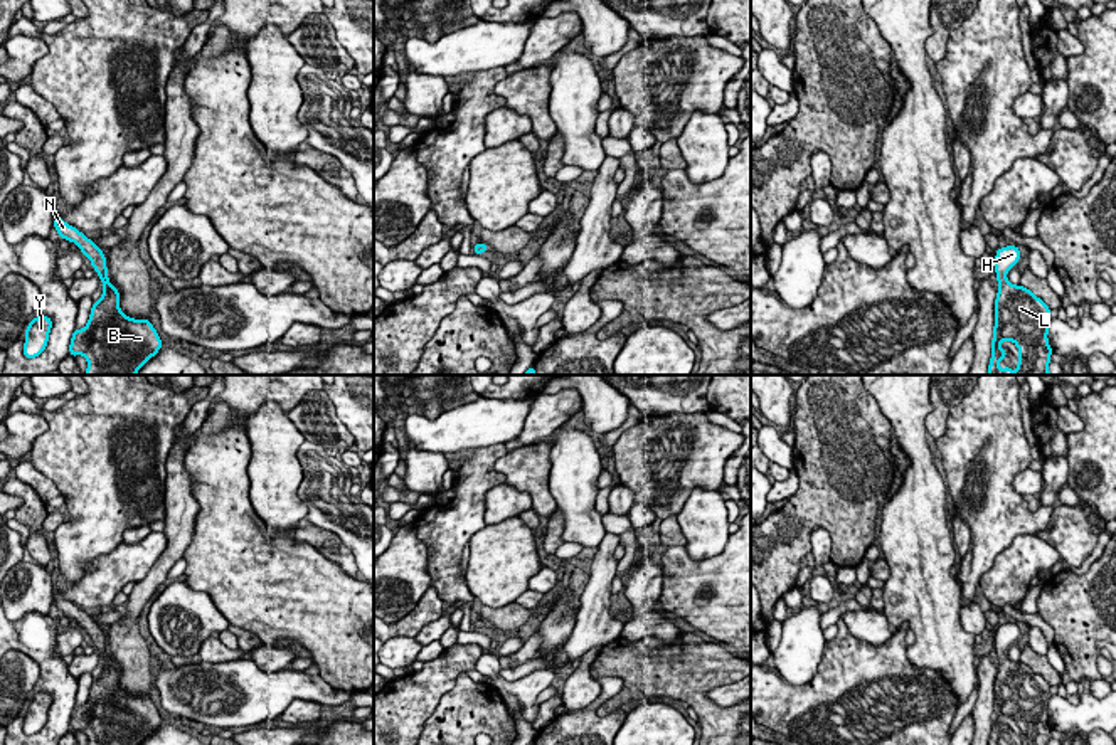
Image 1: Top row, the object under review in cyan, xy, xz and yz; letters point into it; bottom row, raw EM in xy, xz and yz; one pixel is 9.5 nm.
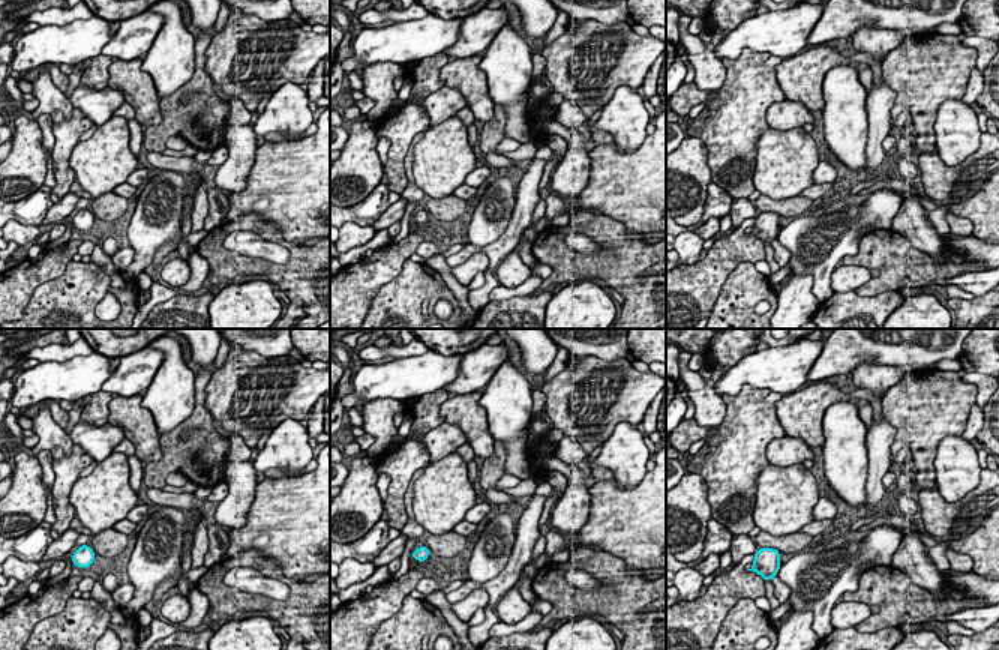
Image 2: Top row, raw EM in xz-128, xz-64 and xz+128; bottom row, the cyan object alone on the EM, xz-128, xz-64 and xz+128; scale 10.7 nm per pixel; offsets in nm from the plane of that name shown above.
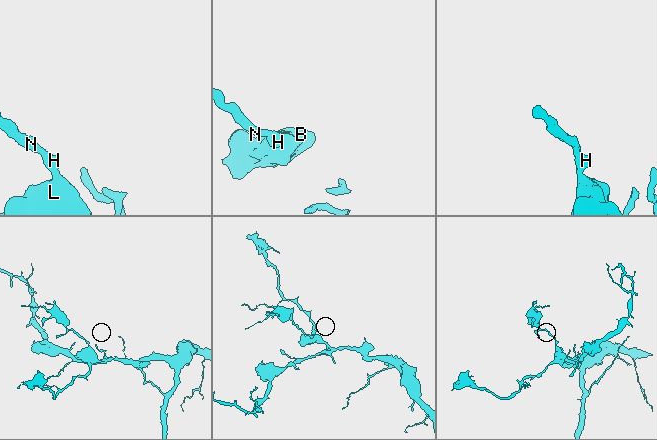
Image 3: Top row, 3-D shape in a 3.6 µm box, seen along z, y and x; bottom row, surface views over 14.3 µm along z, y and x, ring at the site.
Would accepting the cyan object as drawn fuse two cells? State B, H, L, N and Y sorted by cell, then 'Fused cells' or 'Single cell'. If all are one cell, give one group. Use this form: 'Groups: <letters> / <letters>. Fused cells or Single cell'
Groups: B H L N Y. Single cell

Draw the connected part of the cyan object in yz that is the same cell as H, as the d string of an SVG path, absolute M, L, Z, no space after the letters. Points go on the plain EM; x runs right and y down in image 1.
M1017 622L996 626L995 703L988 745L1007 735L1000 718L1013 718L1020 728L1017 745L1049 745L1052 725L1047 716L1050 684L1023 663L1010 661L1007 649L1020 637Z

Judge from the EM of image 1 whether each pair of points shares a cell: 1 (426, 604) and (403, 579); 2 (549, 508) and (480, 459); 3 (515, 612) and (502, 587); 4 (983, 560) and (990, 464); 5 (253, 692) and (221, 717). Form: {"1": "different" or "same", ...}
{"1": "different", "2": "different", "3": "different", "4": "same", "5": "same"}

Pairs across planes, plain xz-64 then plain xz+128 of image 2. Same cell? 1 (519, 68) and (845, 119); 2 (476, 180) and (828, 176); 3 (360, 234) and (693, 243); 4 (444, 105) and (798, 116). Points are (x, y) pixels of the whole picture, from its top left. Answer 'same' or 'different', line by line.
1: same
2: same
3: same
4: same

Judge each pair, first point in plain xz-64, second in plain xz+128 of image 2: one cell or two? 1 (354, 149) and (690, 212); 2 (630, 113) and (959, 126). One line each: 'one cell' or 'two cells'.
1: one cell
2: one cell

